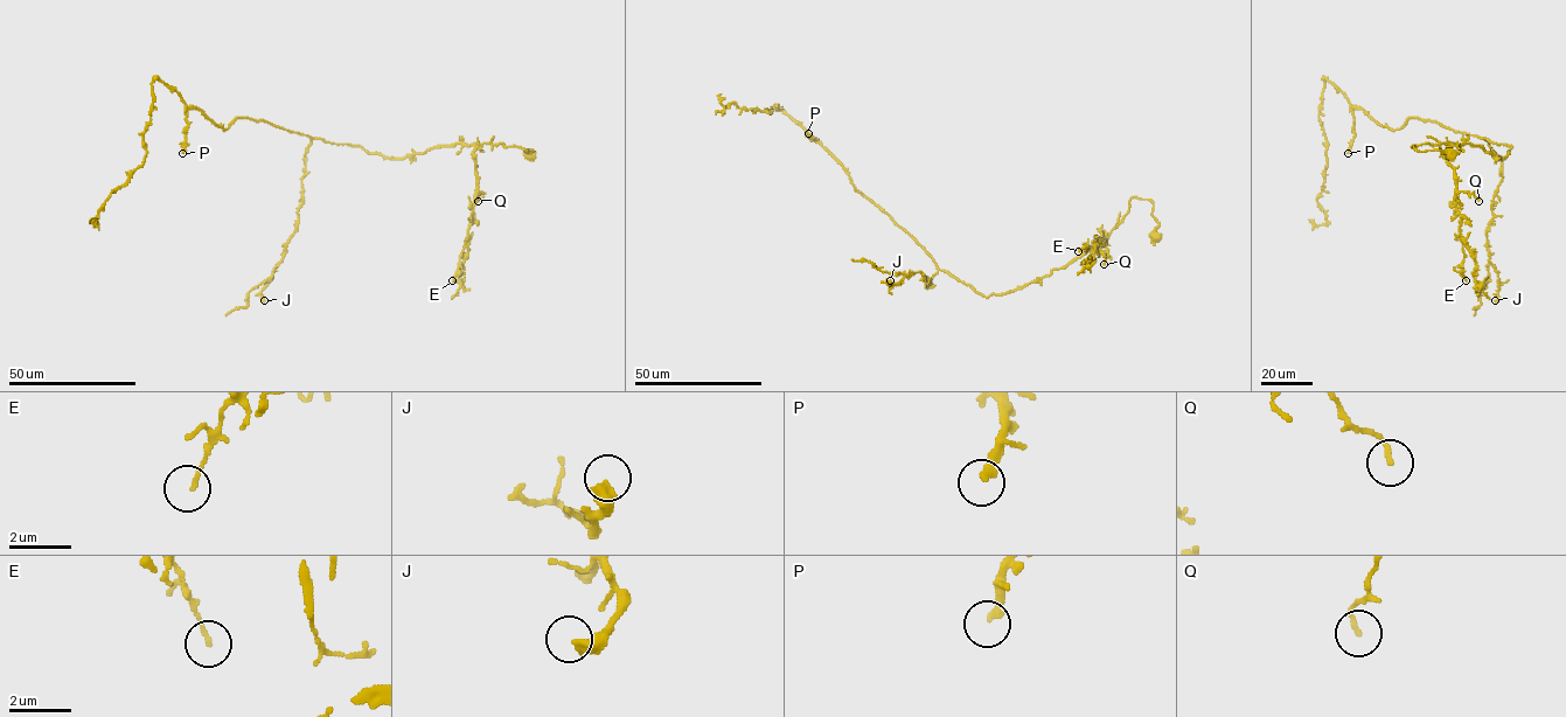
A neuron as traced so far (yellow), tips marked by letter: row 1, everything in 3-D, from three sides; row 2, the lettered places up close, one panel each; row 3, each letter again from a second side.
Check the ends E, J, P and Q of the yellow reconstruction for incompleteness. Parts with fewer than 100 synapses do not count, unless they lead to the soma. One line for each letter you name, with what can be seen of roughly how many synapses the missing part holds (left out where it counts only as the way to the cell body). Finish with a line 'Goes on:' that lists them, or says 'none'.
P: Roughly 120 synapses
Goes on: P

